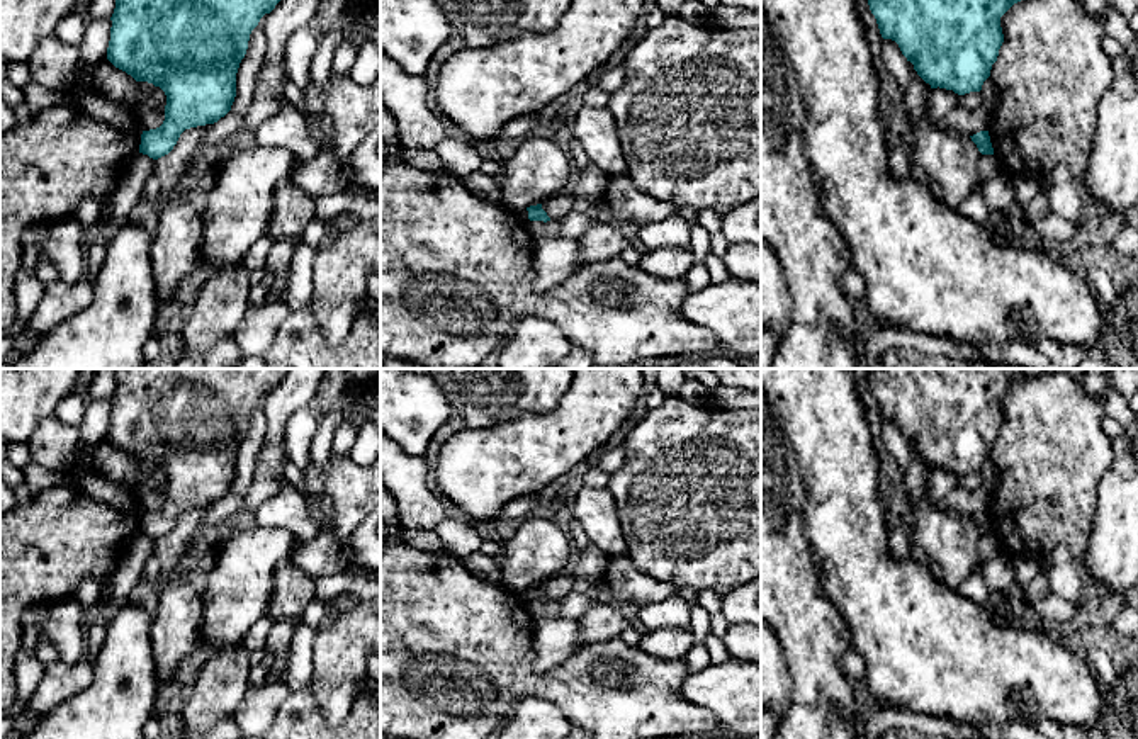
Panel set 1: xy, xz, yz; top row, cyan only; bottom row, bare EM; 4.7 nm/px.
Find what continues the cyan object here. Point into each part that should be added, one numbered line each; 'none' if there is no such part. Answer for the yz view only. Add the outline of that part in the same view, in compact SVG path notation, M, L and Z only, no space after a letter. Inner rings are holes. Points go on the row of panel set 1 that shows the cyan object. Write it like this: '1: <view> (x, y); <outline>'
none

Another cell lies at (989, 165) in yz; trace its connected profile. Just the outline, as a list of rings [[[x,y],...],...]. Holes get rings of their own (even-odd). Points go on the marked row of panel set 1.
[[[982,155],[978,161],[978,180],[975,190],[980,192],[983,183],[1000,172],[999,160],[995,155]]]

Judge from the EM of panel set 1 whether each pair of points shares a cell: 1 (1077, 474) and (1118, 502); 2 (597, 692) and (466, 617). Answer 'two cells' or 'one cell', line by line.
1: two cells
2: one cell

